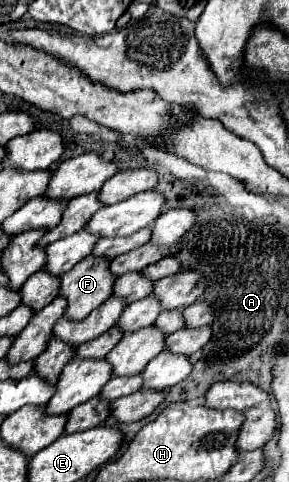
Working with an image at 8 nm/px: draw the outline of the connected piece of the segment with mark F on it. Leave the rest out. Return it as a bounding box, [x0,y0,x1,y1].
[59,257,115,321]

